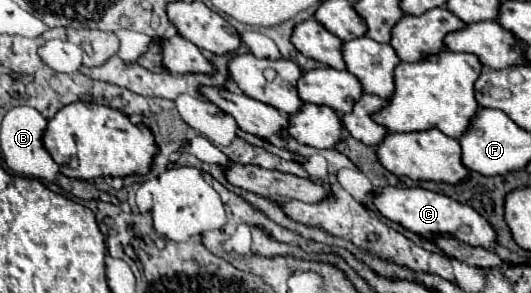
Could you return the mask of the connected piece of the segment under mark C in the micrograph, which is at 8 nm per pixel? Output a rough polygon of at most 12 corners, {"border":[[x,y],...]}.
{"border":[[386,187],[374,203],[420,237],[490,251],[496,231],[446,195]]}

